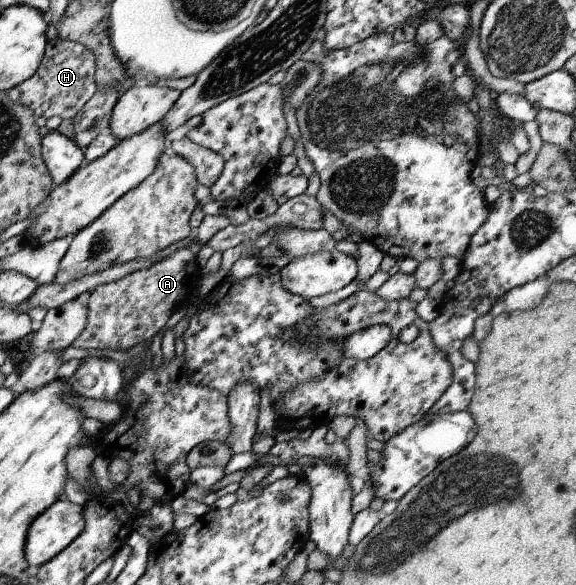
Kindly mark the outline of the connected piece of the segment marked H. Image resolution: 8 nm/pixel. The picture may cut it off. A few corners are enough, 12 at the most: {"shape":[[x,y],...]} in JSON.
{"shape":[[48,40],[17,87],[36,117],[74,118],[97,90],[96,59],[73,40]]}

